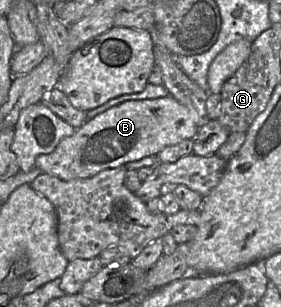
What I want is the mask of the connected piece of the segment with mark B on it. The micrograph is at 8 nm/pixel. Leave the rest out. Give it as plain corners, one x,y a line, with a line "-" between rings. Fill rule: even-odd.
172,96
126,101
88,119
73,135
63,138
52,153
39,155
35,167
65,181
89,178
128,162
156,157
165,147
193,139
198,129
189,110

